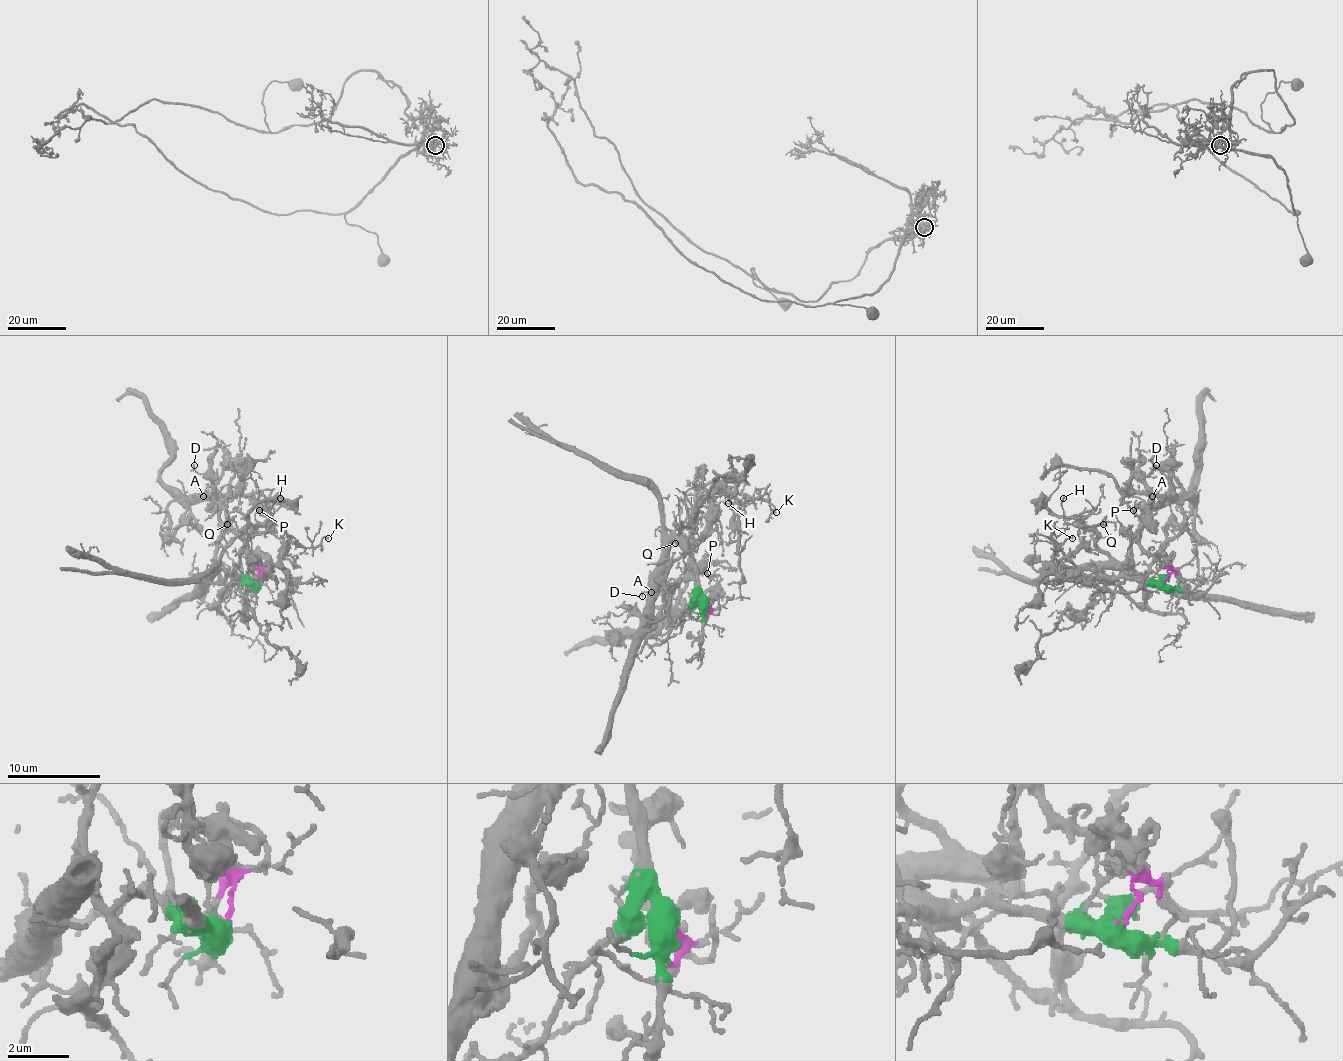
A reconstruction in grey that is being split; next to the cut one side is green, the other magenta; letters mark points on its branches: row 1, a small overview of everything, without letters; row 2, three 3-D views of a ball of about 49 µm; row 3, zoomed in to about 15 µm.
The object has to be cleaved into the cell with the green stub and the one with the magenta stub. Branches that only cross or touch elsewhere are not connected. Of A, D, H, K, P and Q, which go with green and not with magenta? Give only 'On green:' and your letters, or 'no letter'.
On green: H, K, Q

